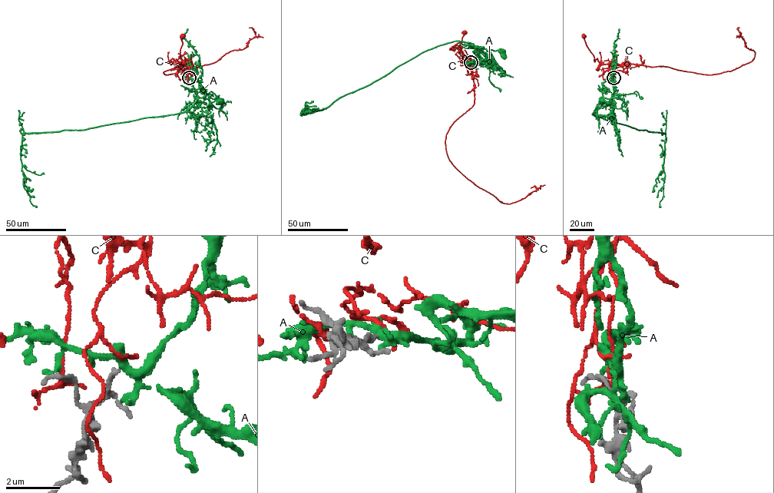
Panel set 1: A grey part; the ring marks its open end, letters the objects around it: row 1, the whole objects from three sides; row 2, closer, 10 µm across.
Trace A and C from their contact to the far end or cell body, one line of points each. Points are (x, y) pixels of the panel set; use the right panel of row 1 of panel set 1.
A: (613, 77), (612, 71), (602, 84), (602, 97), (609, 99), (615, 107), (602, 106), (602, 101)
C: (613, 78), (614, 70), (609, 68), (611, 63), (602, 64), (597, 58), (594, 61), (583, 36)

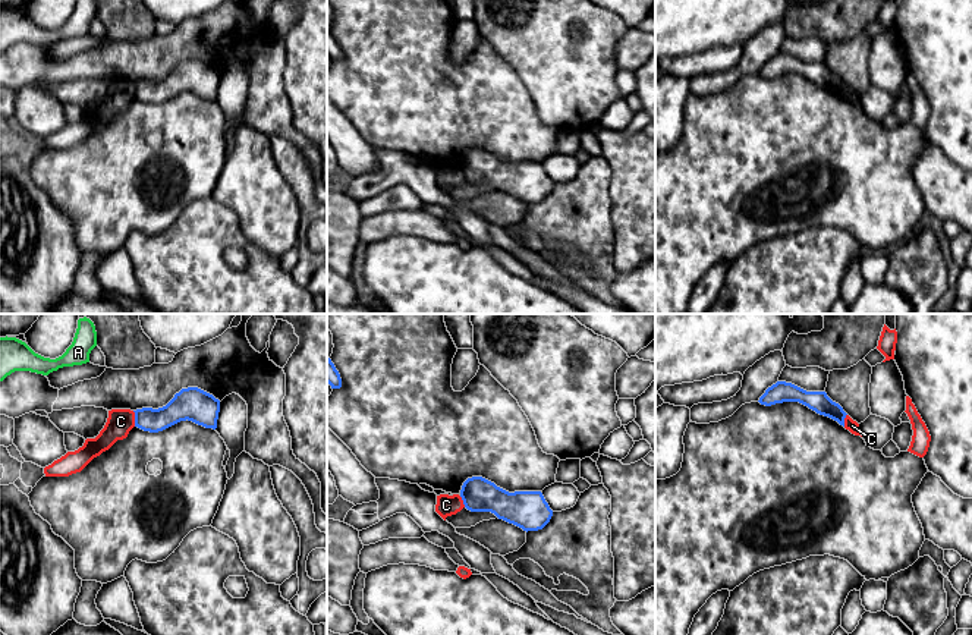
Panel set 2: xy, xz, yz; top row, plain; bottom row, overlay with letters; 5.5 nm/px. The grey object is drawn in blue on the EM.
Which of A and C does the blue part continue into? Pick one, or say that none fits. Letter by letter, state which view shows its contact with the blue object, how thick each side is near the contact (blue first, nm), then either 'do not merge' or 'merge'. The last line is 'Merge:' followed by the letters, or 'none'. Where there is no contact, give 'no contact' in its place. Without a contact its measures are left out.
A: no contact | merge
C: xy | 140/140 nm | do not merge
Merge: A

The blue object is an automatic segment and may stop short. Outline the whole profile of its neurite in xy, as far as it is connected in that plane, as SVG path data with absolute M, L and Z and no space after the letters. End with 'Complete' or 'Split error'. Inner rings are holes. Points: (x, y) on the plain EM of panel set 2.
M182 60L163 79L142 79L135 84L135 98L158 104L180 92L192 92L205 100L217 100L220 72L213 66L198 60Z. Complete

